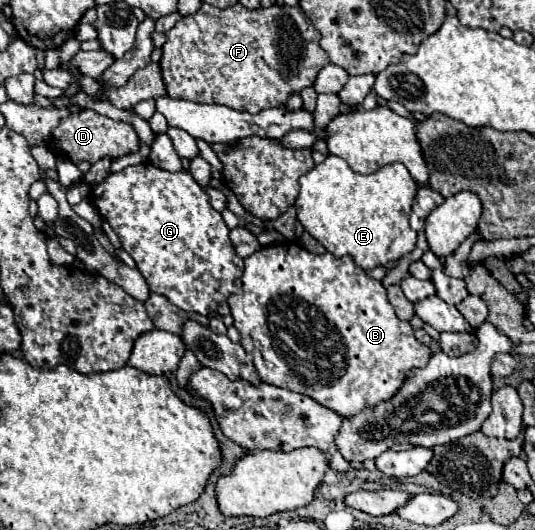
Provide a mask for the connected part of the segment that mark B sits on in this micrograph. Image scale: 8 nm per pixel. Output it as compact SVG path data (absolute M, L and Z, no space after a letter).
M283 242L283 244L269 244L269 246L263 246L261 250L257 250L255 254L251 254L247 260L245 260L245 270L243 270L243 276L235 280L235 286L239 286L239 292L231 294L227 298L227 304L231 308L231 316L235 318L235 328L239 330L241 334L241 346L247 350L247 354L253 356L253 366L259 374L259 378L271 386L279 386L279 388L287 388L287 390L293 390L293 392L299 392L303 396L309 396L313 398L315 402L319 402L321 406L327 406L331 410L335 410L339 416L343 418L351 418L359 412L363 412L365 408L375 408L379 402L387 402L391 396L395 396L399 392L399 386L403 386L405 378L407 378L407 372L411 368L423 368L429 358L431 358L431 350L429 346L423 346L421 342L415 340L413 336L413 328L409 322L403 322L397 318L393 306L389 304L387 300L387 292L383 288L381 282L373 280L373 278L367 278L365 270L359 268L355 264L355 260L351 256L343 256L343 258L337 258L333 256L331 252L325 252L325 254L311 254L307 252L301 244L295 244L295 242Z

